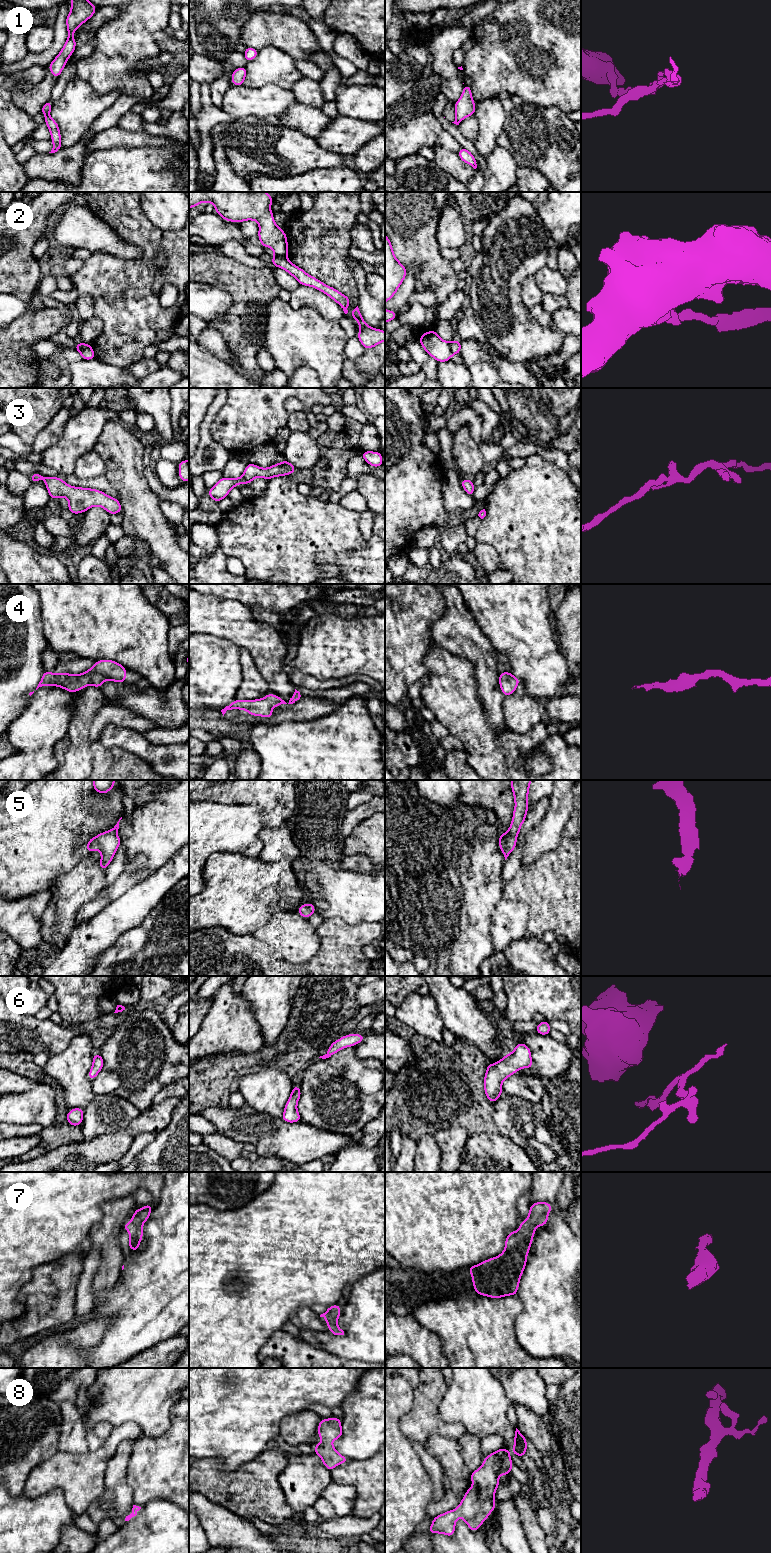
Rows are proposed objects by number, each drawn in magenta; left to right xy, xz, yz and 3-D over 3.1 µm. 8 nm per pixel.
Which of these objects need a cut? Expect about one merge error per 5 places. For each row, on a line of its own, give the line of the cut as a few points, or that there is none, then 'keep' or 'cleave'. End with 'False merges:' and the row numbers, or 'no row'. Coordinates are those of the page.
1: no cut; keep
2: cut in xz along (276, 255), (286, 258); cleave
3: no cut; keep
4: no cut; keep
5: no cut; keep
6: no cut; keep
7: no cut; keep
8: no cut; keep
False merges: 2

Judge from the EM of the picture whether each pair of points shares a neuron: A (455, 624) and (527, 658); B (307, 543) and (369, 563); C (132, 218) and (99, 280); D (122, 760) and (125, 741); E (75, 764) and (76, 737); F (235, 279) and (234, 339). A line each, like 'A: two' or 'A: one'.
A: two
B: two
C: one
D: two
E: one
F: one

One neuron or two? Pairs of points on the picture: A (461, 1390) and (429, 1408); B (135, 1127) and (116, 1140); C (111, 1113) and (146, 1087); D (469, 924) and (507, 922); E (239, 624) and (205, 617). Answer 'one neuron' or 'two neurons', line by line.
A: two neurons
B: one neuron
C: two neurons
D: two neurons
E: one neuron

